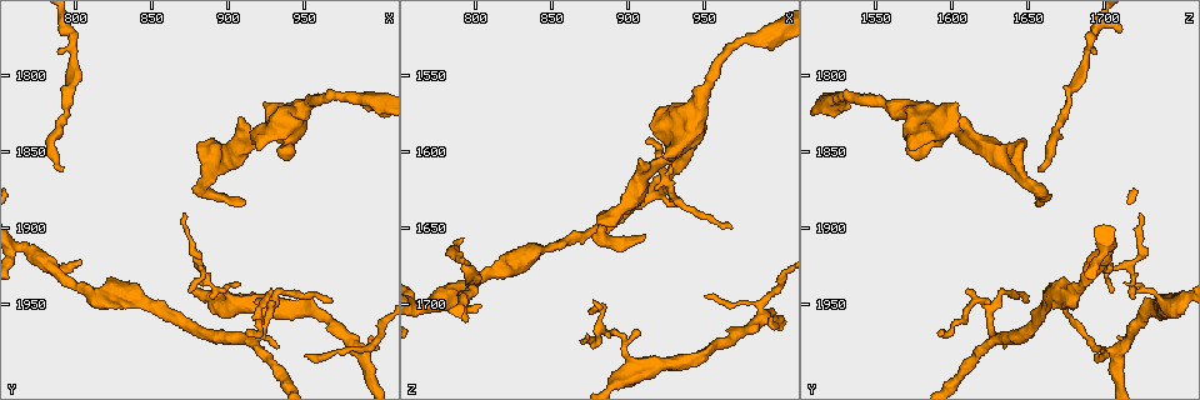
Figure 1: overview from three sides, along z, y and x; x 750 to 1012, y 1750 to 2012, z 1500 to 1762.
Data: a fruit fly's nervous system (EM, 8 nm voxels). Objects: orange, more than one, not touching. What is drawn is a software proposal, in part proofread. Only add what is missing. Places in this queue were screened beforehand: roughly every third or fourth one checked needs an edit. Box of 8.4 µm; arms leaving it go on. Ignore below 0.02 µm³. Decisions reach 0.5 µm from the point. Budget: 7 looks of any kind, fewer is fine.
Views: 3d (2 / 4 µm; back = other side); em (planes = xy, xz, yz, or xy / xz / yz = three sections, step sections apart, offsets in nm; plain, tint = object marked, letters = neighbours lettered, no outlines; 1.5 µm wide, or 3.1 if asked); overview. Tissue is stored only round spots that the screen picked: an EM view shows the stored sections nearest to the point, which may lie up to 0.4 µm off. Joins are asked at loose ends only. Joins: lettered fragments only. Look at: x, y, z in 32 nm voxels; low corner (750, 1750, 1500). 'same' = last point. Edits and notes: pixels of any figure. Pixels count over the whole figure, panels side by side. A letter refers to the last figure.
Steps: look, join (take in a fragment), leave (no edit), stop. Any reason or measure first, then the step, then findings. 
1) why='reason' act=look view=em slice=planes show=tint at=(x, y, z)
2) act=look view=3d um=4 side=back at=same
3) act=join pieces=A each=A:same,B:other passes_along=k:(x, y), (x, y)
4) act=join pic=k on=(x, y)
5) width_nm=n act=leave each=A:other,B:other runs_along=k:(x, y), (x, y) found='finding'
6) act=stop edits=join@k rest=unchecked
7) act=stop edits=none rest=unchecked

why='tapers out' act=look view=3d um=2 at=(792, 1770, 1712)

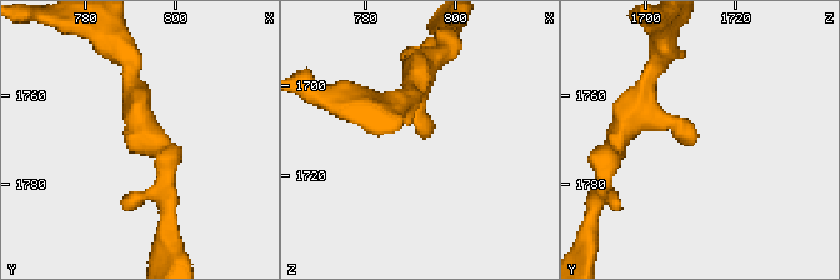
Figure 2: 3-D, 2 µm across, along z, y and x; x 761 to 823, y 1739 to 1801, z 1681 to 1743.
arm_widths_nm=180,190 why='need the tissue' act=look view=em slice=xy step=8 show=letters at=(792, 1769, 1713)

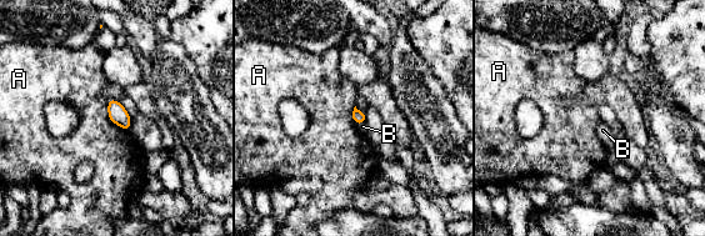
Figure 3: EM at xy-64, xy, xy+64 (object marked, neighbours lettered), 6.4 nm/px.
act=look view=em slice=planes show=letters at=same

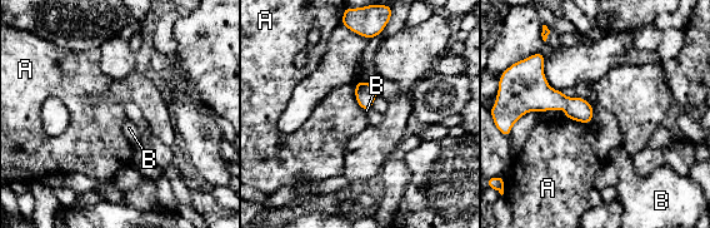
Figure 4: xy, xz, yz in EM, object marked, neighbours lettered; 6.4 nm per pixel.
width_nm=130 act=leave each=A:other,B:other border=4:(594, 109), (586, 123), (565, 115) found='no lettered fragment goes on from it'

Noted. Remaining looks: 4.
why='long arm stops here' act=look view=em slice=planes show=letters at=(912, 1882, 1654)

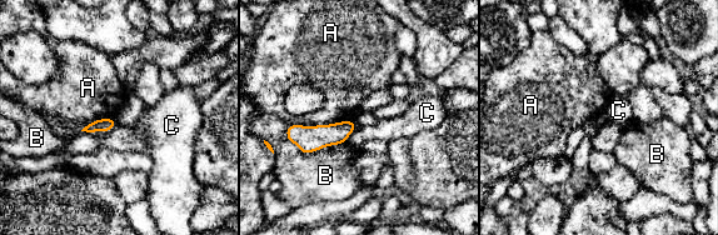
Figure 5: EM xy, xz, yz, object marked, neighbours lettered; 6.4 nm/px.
longest_contact=A:440nm act=leave each=A:other,B:other,C:other found='none of them fits'

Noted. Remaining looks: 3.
why='free end' act=look view=3d um=4 at=(970, 1948, 1650)

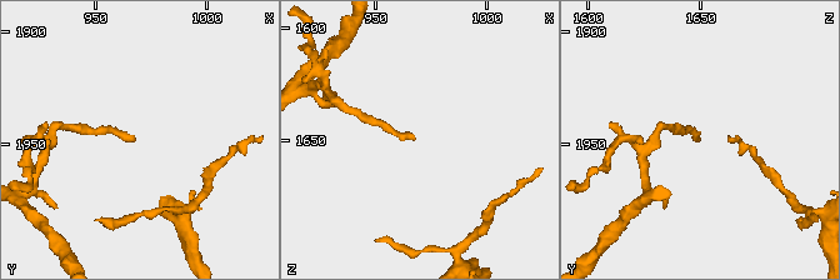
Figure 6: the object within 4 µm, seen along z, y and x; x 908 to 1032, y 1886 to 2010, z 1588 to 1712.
act=look view=em slice=planes show=plain at=(968, 1947, 1650)

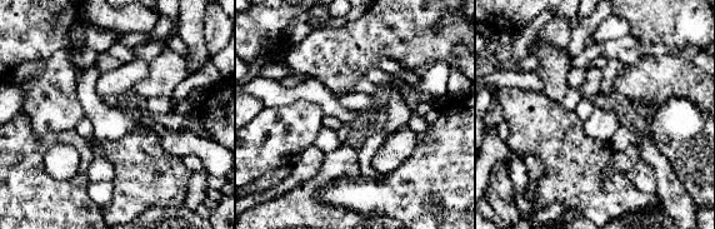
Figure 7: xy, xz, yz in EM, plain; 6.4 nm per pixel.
why='what lies round it' act=look view=em slice=planes show=letters at=same

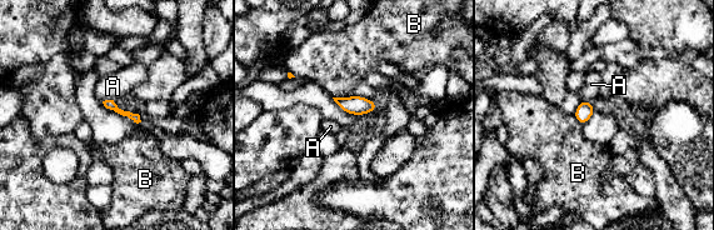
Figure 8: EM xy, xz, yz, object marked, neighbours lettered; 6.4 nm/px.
longest_contact=B:120nm act=leave each=A:other,B:other found='no lettered fragment goes on from it'

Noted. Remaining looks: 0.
act=stop edits=none rest=unchecked

